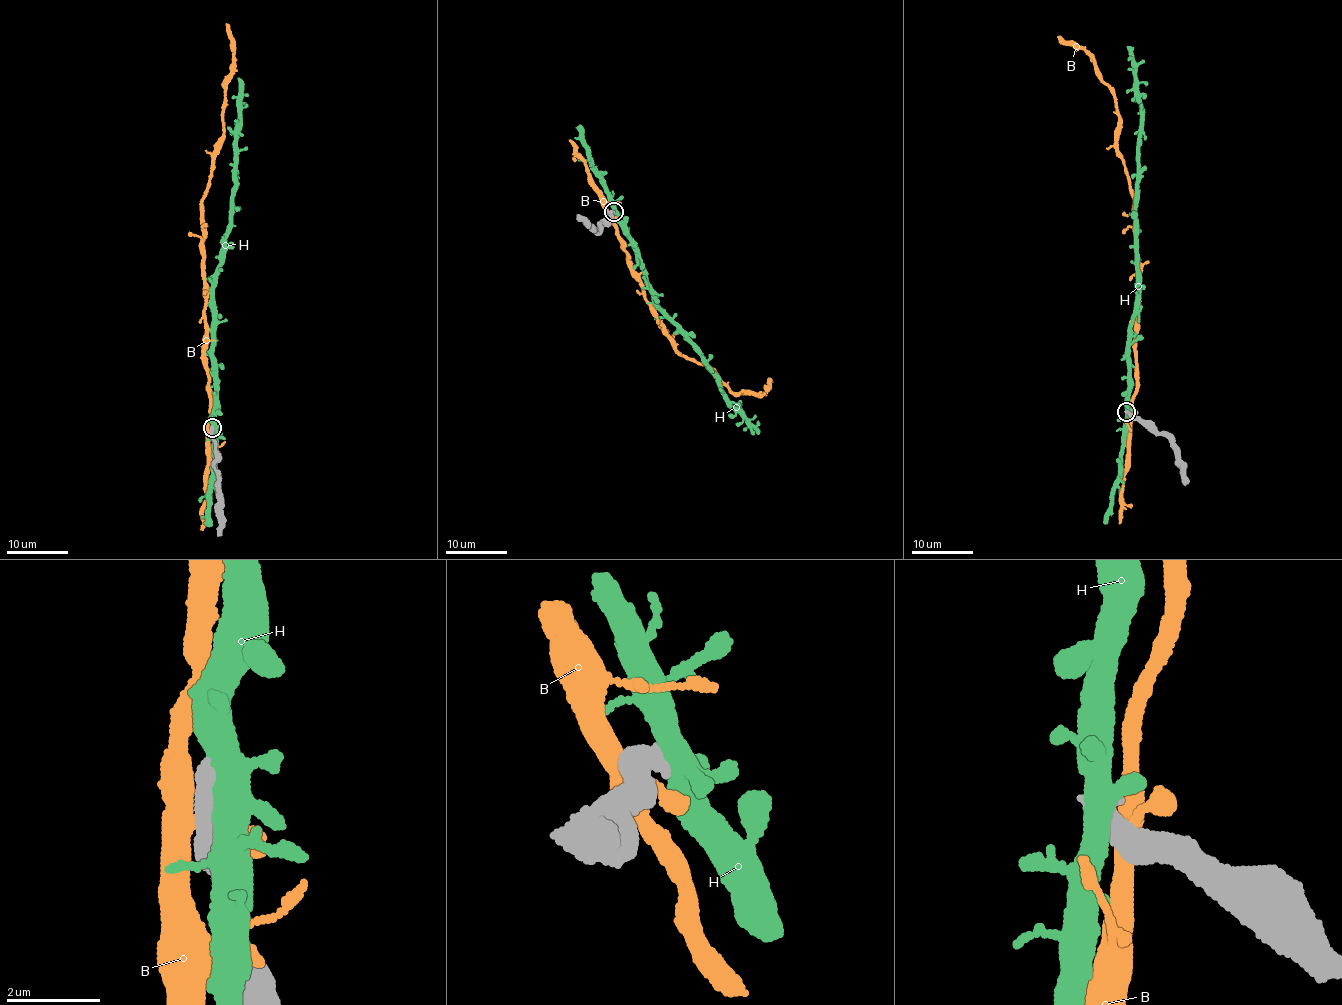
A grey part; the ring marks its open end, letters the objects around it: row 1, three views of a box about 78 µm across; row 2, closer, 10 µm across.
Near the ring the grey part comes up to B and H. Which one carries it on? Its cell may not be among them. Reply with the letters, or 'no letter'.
no letter

